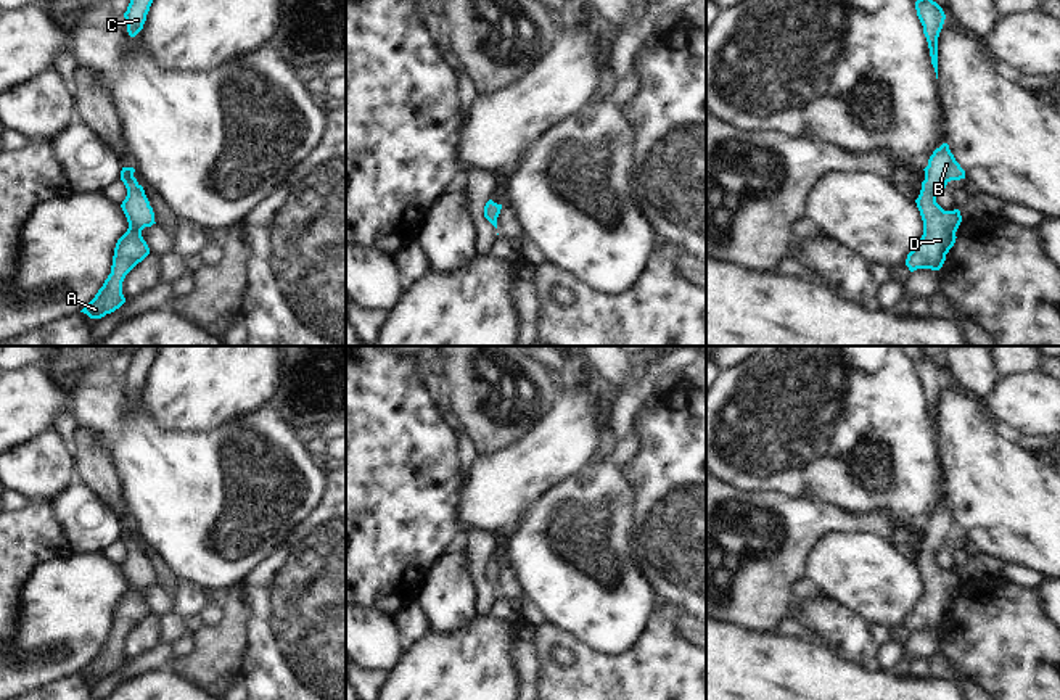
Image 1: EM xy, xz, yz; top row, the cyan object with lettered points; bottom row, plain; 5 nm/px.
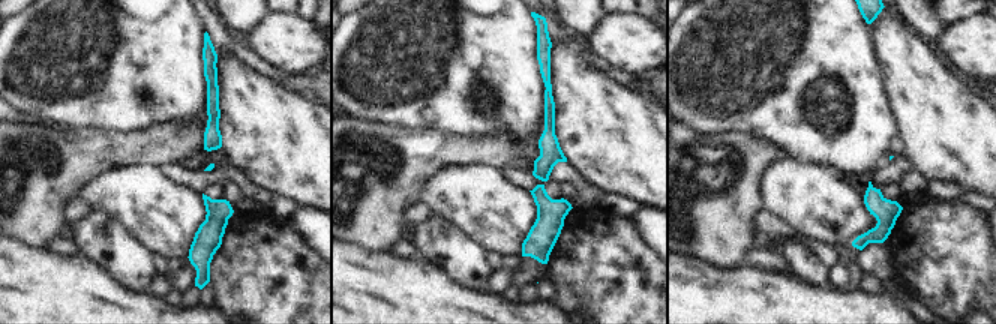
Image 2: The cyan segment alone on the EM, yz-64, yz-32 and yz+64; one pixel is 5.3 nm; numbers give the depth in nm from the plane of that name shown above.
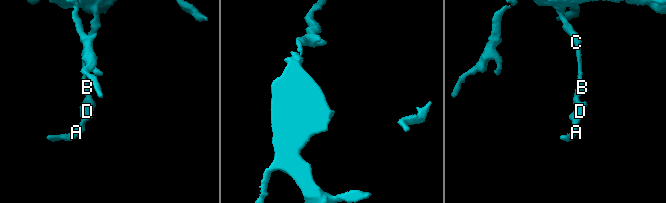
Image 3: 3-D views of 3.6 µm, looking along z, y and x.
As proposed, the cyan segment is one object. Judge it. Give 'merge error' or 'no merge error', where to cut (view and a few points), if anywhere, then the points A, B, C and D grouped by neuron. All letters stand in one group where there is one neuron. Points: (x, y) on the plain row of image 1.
no merge error; cut none; groups A B C D

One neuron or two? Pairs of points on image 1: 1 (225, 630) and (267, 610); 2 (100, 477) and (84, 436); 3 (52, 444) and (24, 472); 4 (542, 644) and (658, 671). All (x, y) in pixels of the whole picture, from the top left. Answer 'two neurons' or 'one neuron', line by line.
1: two neurons
2: one neuron
3: one neuron
4: one neuron

